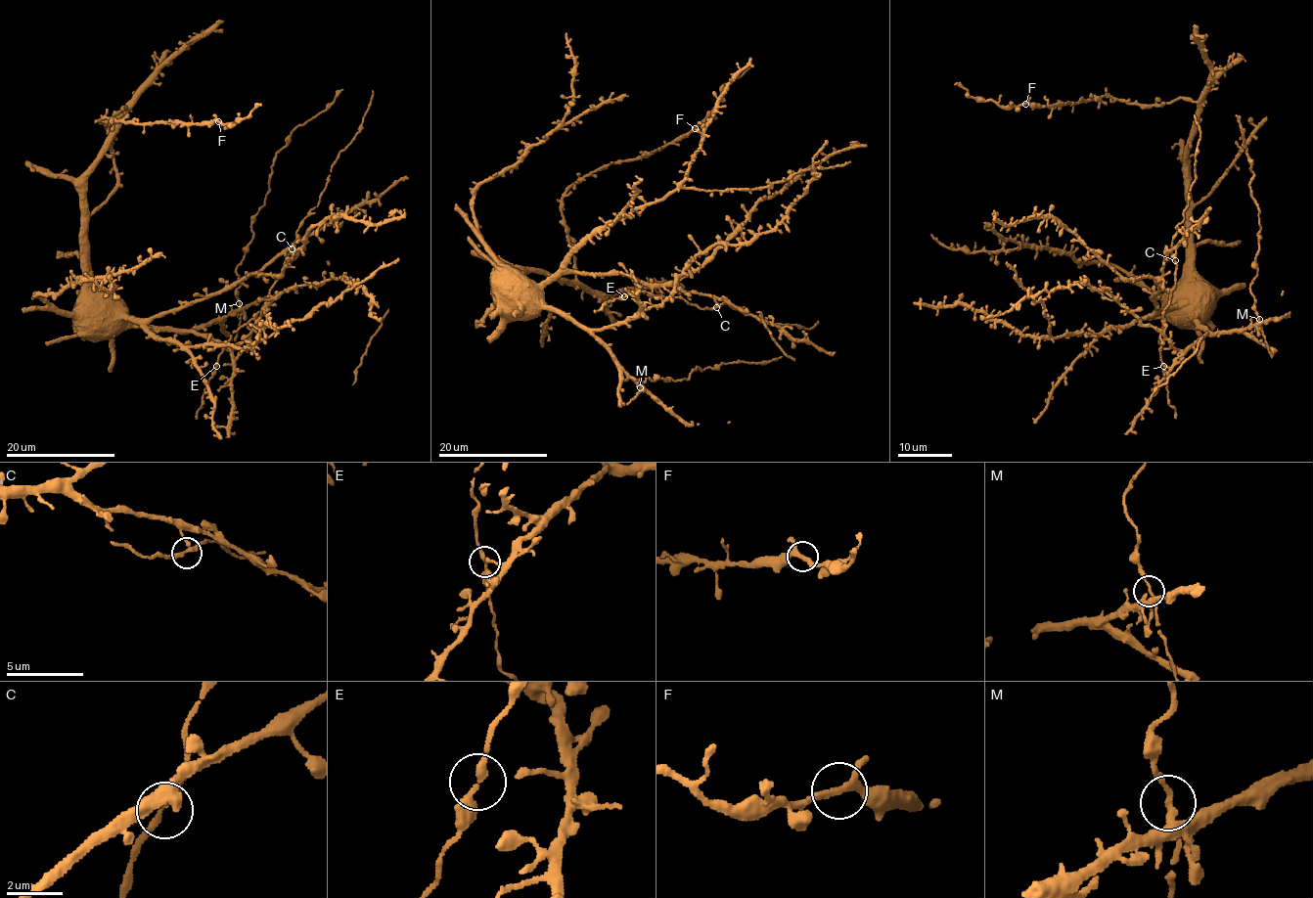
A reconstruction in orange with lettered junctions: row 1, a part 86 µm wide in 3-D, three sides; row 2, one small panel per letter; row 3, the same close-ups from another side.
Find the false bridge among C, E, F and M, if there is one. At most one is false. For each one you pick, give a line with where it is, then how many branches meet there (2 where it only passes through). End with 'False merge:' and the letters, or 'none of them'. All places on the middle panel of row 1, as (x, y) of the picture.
False merge: none of them

